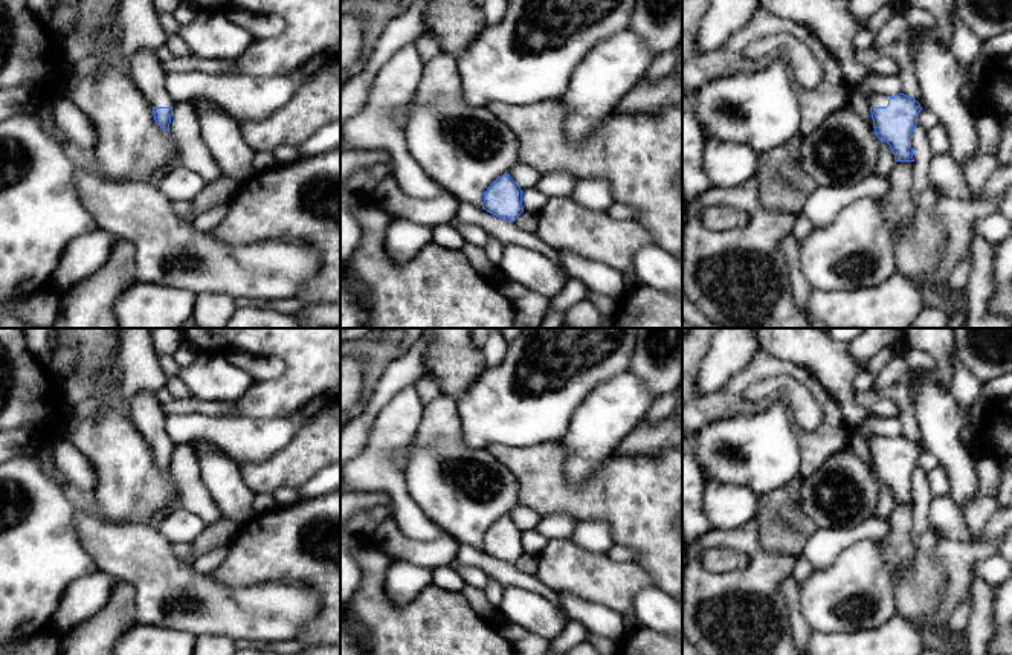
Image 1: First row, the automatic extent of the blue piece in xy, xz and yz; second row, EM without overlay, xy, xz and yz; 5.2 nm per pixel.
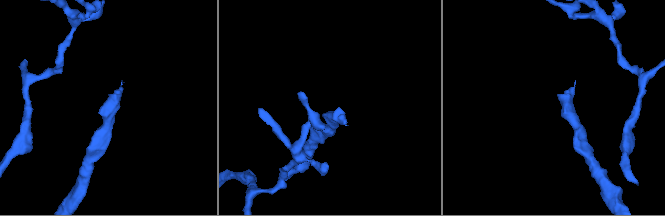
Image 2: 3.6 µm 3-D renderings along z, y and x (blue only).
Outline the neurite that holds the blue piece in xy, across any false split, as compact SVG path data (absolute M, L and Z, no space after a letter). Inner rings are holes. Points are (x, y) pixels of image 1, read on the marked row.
M140 49L127 61L127 64L131 79L153 107L156 124L169 133L176 101L166 92L166 73L162 69L162 63L159 61L156 50Z

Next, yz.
M865 95L878 139L887 142L896 162L914 162L911 133L917 125L920 104L904 95Z

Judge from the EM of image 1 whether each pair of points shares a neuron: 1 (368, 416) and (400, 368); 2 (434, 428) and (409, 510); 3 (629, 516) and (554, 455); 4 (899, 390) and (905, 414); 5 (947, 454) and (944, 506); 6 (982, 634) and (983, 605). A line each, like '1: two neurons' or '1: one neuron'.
1: one neuron
2: two neurons
3: one neuron
4: one neuron
5: two neurons
6: one neuron

